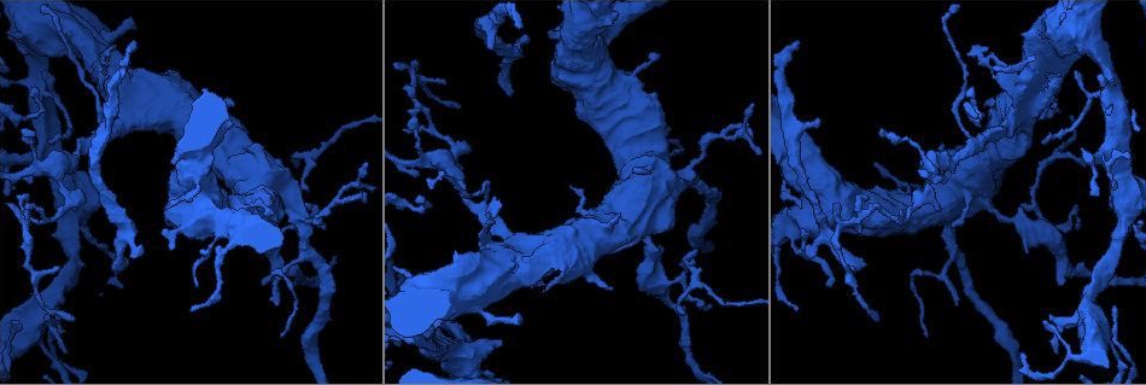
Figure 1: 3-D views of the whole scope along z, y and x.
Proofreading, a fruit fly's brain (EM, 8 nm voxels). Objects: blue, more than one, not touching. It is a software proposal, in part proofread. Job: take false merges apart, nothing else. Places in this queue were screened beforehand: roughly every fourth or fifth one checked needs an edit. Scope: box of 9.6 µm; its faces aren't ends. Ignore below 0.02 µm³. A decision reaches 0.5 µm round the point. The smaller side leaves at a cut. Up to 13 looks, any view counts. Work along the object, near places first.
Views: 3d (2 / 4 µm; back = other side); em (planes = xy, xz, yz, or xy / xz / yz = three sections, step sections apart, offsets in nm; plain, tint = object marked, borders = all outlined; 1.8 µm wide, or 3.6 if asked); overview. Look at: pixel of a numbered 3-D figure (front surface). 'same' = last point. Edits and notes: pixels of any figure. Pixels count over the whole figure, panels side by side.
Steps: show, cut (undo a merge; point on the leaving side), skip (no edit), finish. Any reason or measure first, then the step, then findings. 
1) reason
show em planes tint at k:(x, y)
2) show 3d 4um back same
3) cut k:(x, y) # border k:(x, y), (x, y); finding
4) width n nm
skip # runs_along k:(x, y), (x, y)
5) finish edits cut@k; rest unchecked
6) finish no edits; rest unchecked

thin arm on a thick one
show 3d 4um at 1:(1111, 93)

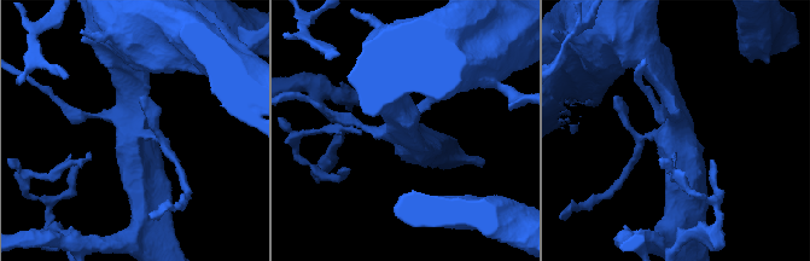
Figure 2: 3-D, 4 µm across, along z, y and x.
now the EM
show em xy step 8 plain at 2:(678, 130)

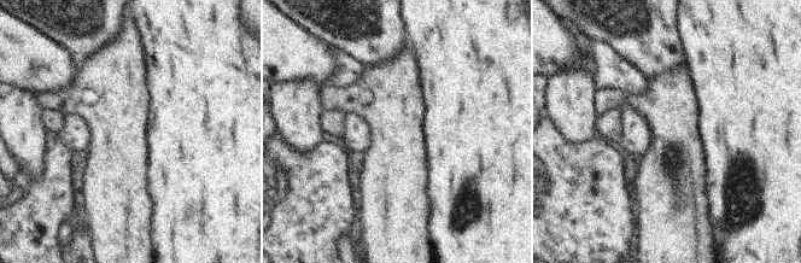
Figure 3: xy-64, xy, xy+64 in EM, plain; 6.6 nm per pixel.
where the object lies
show em xy step 8 tint same

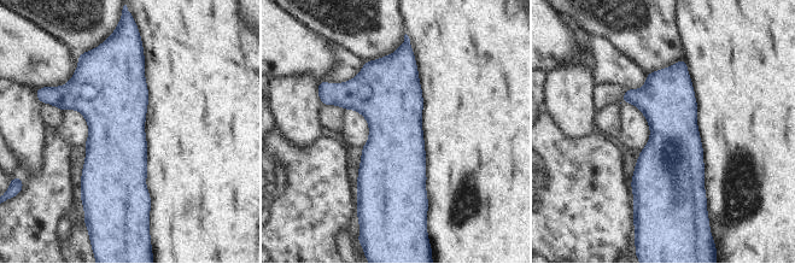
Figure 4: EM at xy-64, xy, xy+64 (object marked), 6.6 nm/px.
skip # all the same neuron

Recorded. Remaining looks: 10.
calibre changes
show em planes tint at 1:(20, 161)

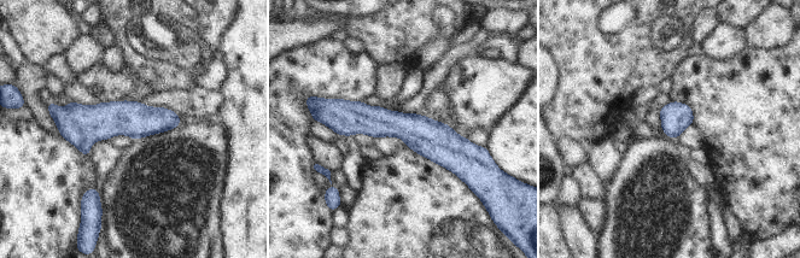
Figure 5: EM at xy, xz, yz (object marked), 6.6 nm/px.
skip # runs_along 5:(331, 119), (407, 125), (472, 147); continuous, no second neuron

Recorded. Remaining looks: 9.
show 3d 2um at 1:(342, 192)

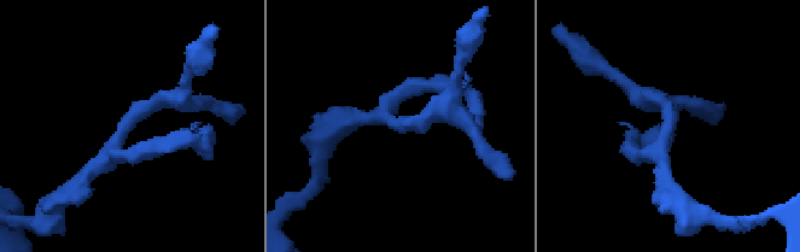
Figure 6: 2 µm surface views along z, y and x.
show em yz step 4 tint at 6:(393, 122)

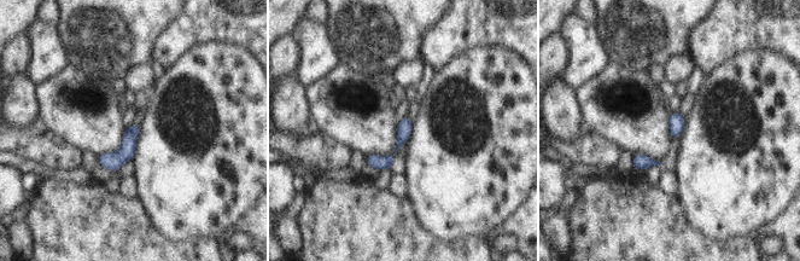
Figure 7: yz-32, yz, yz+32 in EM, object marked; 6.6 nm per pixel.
show em planes tint same

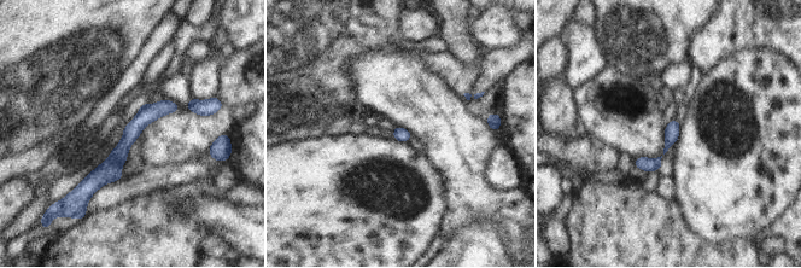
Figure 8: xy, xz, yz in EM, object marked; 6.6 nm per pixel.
skip # runs_along 8:(176, 108), (151, 111), (85, 188); continuous, no second neuron

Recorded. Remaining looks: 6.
sharp bend
show em 3.6um xz step 16 tint at 1:(590, 256)

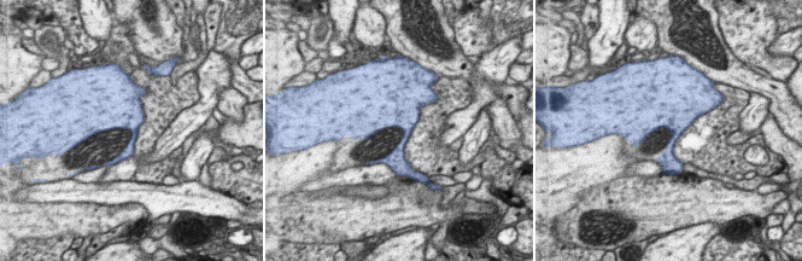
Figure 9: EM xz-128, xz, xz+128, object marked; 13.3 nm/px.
show em 3.6um planes tint same

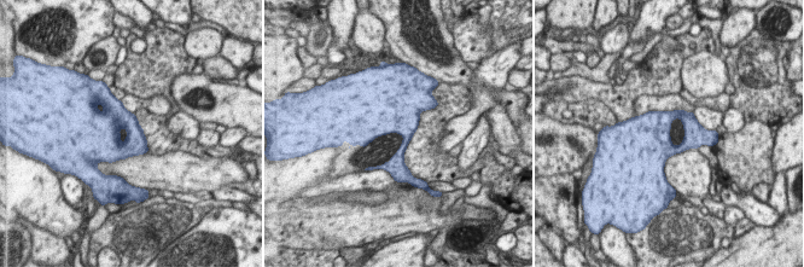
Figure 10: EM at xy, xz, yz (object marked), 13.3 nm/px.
skip # continuous, no second neuron

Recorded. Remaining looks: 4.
branch point
show em planes tint at 1:(123, 225)

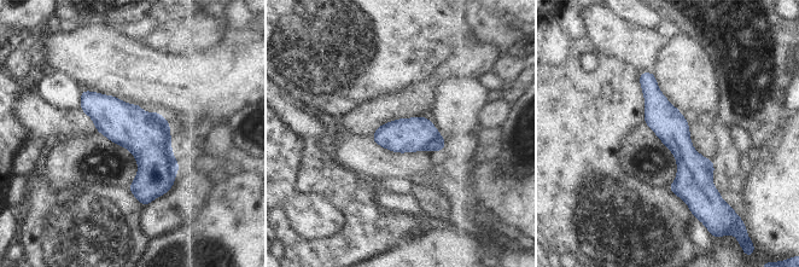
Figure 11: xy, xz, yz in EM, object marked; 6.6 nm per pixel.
width 220 nm
skip # runs_along 11:(642, 75), (694, 170), (697, 202); all the same neuron

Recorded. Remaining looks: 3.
thick turns thin
show em 3.6um planes tint at 1:(191, 165)

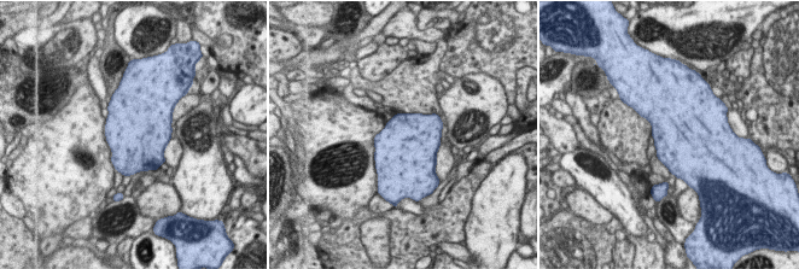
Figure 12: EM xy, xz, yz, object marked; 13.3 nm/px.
skip # all the same neuron

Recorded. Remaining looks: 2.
finish no edits; rest unchecked

